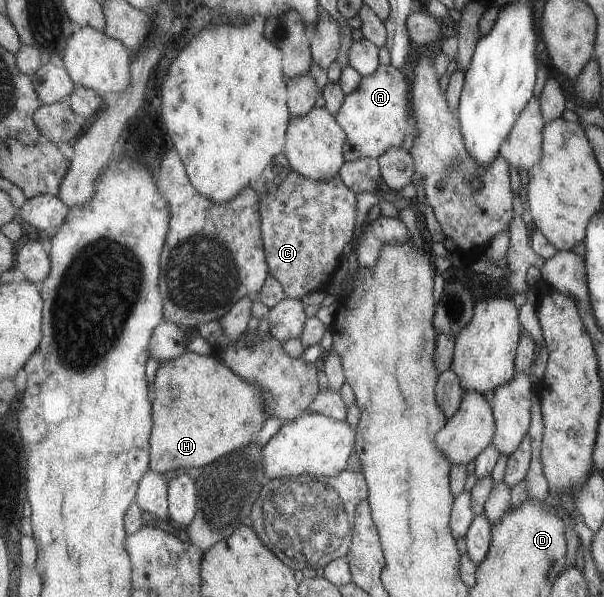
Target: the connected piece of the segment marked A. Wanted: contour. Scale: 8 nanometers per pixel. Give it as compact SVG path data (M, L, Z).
M378 65L371 74L362 75L358 88L343 97L339 110L334 114L334 119L346 131L345 160L376 159L386 152L387 146L399 147L407 128L407 102L405 78L393 65Z

